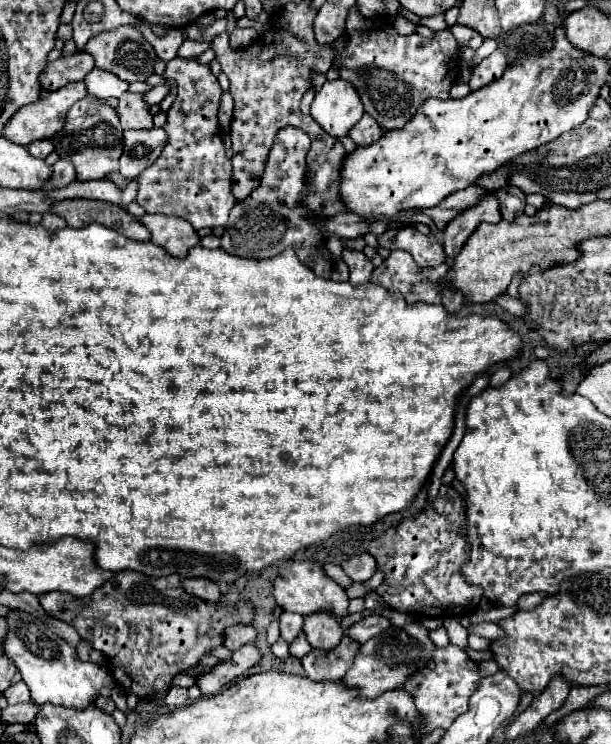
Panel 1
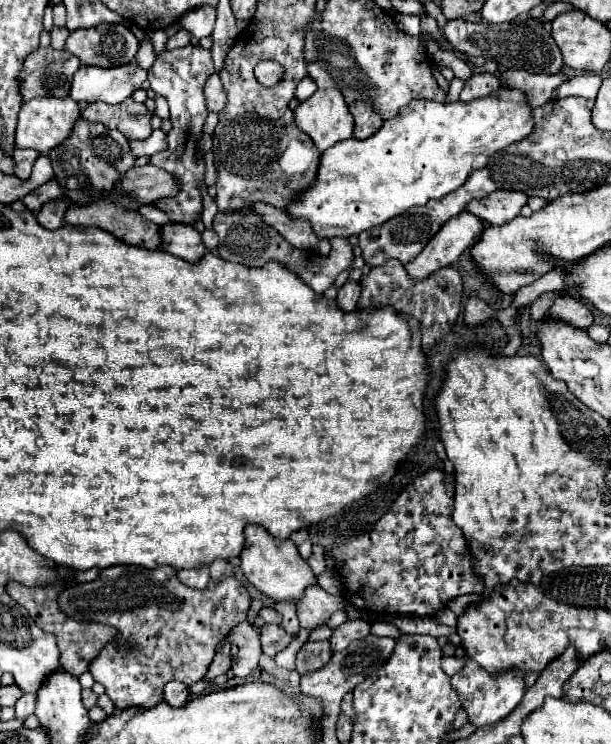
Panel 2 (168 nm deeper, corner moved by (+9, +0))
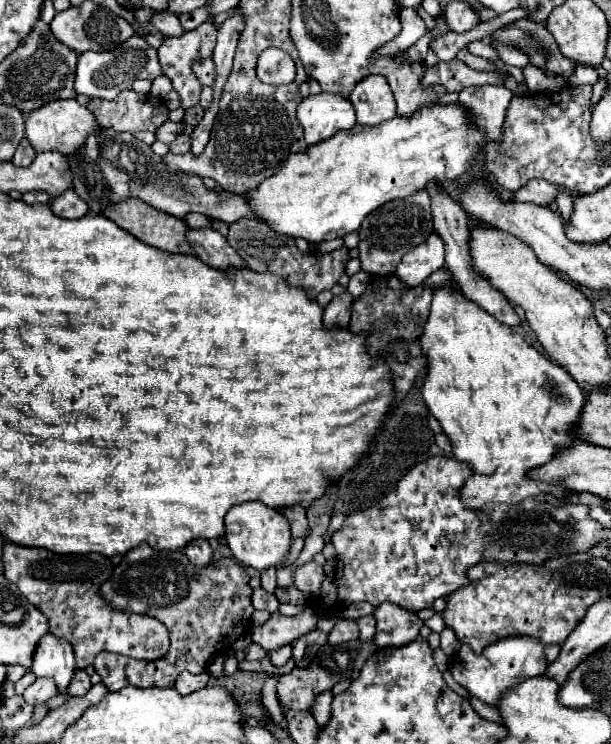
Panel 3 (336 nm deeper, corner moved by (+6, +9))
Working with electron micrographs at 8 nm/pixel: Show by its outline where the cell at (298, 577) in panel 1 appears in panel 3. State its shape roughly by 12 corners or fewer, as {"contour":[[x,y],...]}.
{"contour":[[256,501],[228,511],[228,547],[238,563],[282,567],[290,523]]}

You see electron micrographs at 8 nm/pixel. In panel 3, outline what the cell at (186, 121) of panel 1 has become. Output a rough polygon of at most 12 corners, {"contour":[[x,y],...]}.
{"contour":[[206,21],[158,49],[162,73],[180,107],[198,105],[202,83],[192,71],[212,57],[216,27]]}

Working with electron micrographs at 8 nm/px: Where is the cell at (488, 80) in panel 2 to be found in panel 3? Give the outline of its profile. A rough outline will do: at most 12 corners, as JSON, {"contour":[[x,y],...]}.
{"contour":[[504,85],[460,91],[460,103],[492,141],[502,139],[512,91]]}

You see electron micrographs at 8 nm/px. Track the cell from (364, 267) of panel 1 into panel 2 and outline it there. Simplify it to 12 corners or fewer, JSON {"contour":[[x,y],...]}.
{"contour":[[347,280],[337,294],[345,312],[355,312],[361,286]]}

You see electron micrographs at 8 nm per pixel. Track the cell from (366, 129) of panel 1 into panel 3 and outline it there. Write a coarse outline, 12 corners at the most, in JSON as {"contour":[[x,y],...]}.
{"contour":[[382,75],[360,81],[348,99],[360,125],[376,127],[396,115]]}

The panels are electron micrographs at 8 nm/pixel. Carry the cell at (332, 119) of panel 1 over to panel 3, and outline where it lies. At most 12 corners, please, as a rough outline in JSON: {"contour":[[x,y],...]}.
{"contour":[[322,91],[296,113],[308,145],[356,125],[352,103]]}

